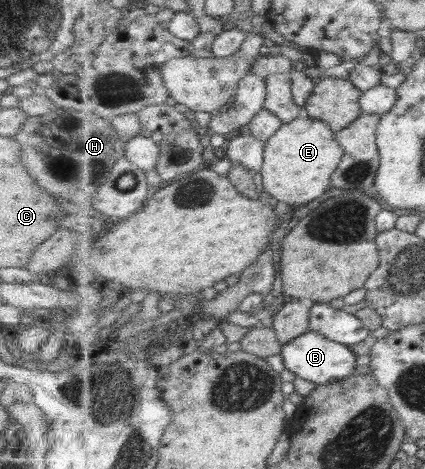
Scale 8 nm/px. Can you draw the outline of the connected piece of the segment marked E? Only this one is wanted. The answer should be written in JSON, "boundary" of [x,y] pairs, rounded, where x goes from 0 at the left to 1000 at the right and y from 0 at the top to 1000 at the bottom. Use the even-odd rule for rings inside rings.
{"boundary":[[[720,243],[656,273],[656,281],[628,301],[621,350],[612,367],[628,412],[694,441],[732,433],[769,412],[784,369],[798,358],[812,330],[788,288],[774,264]]]}

